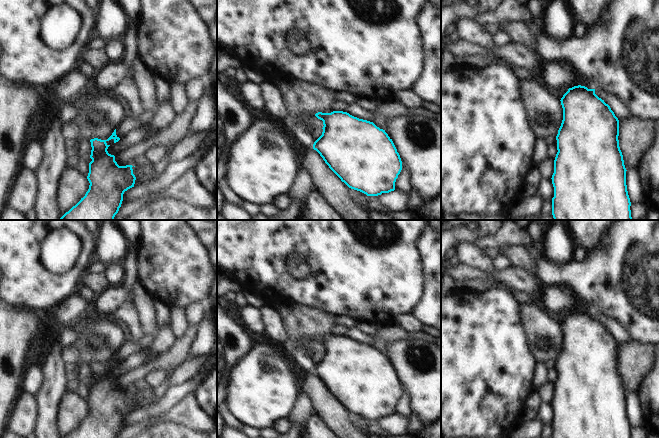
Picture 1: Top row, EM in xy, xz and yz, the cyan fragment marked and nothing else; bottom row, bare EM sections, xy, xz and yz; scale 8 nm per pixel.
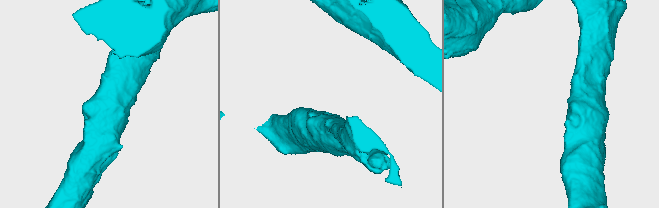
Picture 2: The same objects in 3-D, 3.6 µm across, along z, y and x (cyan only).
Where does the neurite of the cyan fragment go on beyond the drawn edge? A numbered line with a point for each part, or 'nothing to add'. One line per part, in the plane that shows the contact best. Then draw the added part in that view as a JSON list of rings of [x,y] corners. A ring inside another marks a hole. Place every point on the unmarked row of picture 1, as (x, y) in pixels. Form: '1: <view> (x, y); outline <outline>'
nothing to add

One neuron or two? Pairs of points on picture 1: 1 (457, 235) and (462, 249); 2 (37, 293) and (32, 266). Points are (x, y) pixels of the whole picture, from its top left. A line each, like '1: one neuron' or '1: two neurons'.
1: two neurons
2: one neuron

